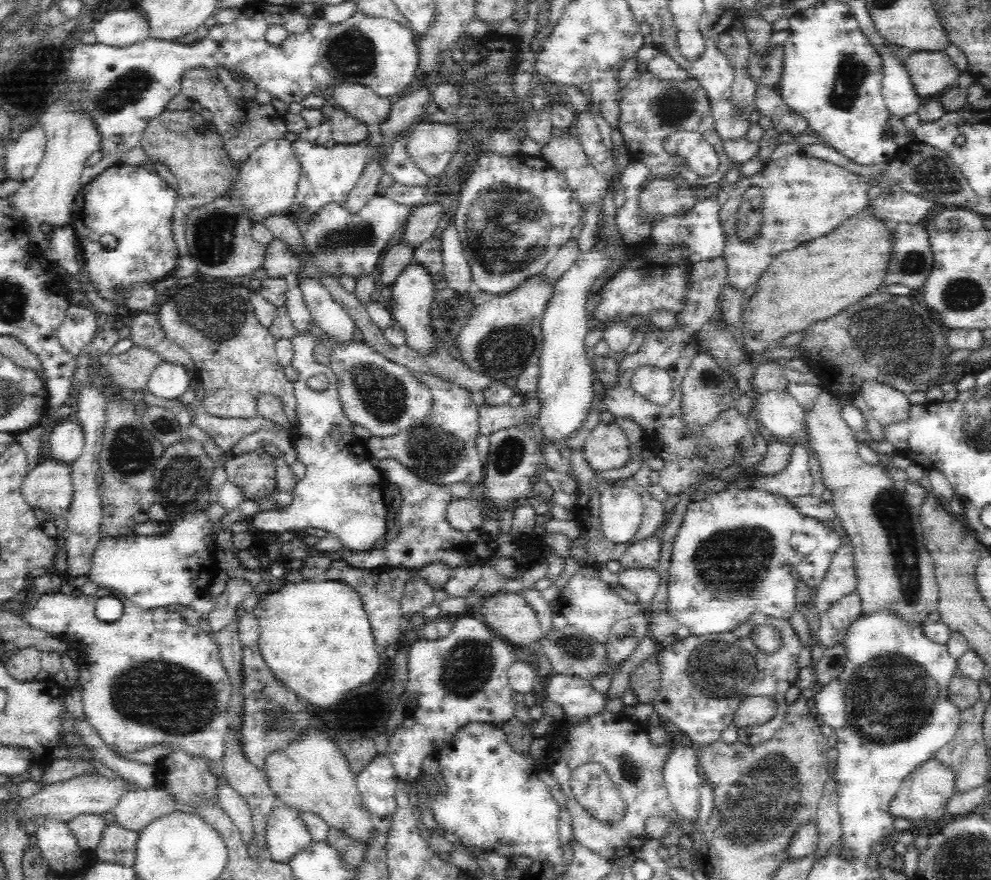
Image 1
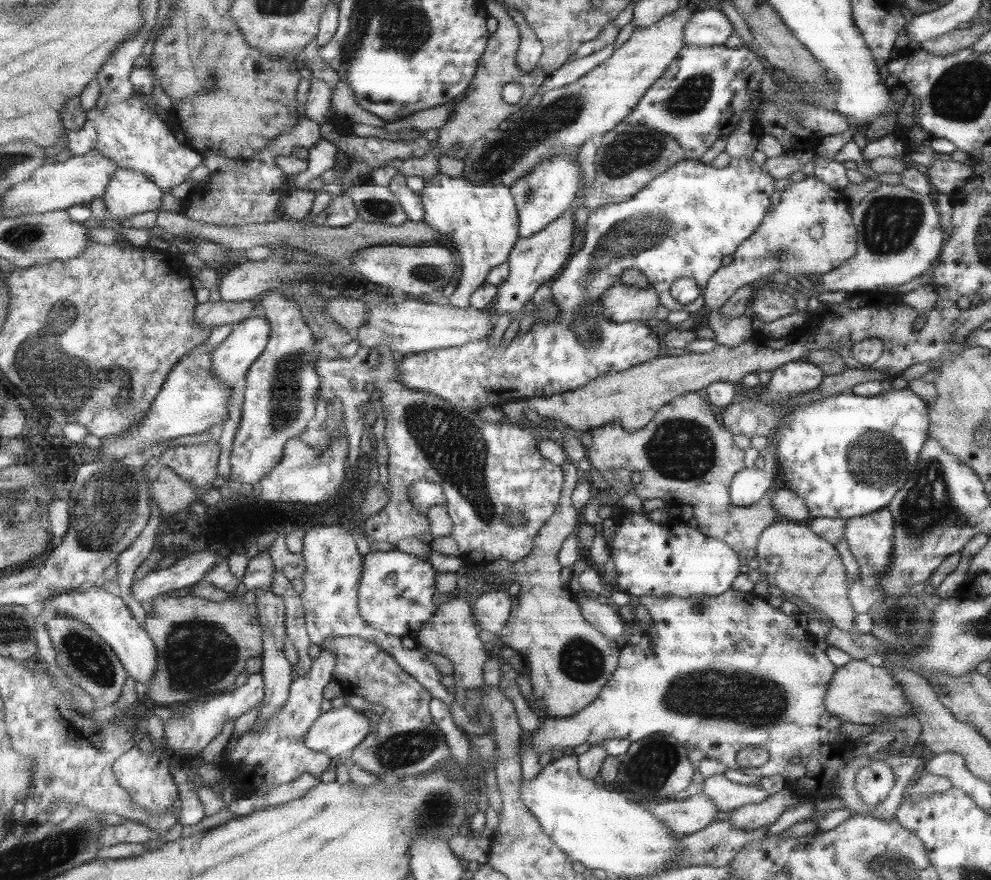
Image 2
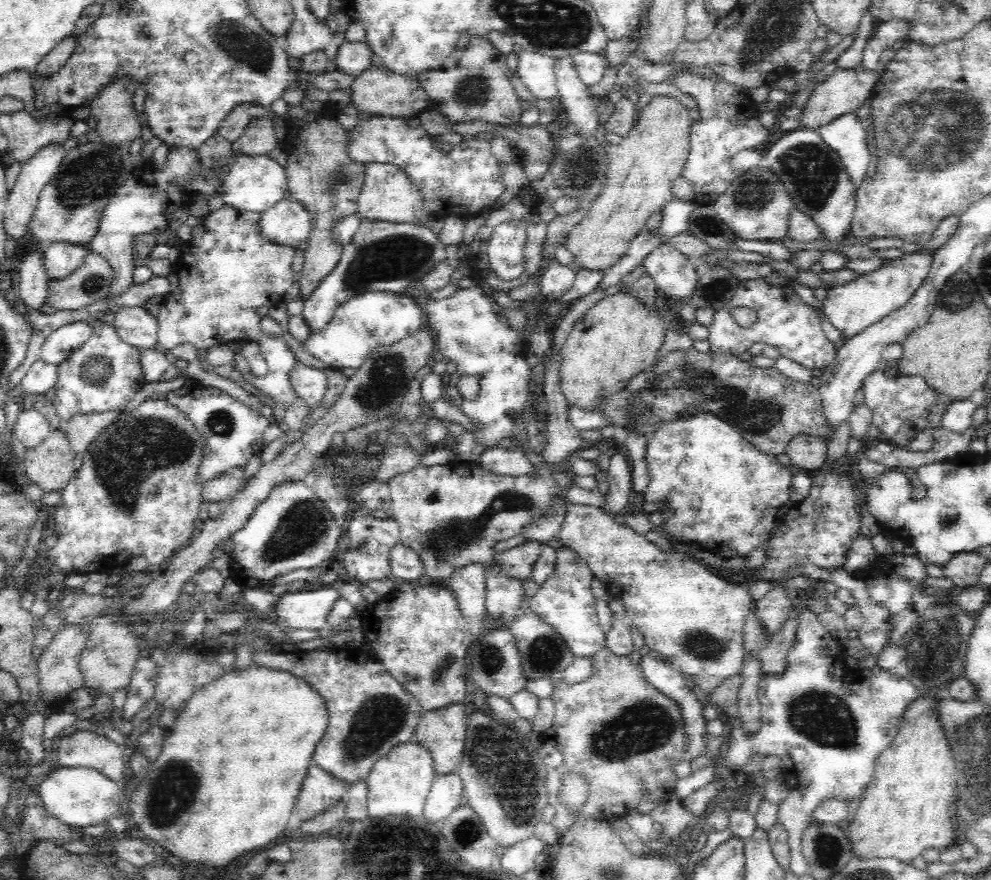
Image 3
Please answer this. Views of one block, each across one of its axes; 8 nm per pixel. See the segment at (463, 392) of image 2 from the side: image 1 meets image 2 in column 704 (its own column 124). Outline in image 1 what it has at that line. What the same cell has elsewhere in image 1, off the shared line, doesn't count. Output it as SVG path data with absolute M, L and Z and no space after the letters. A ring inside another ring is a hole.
M114 164L111 167L108 167L106 170L103 170L94 180L91 180L87 185L82 187L80 194L75 199L75 205L73 209L73 214L71 218L71 226L74 229L74 233L78 238L79 247L83 252L84 263L86 264L86 268L88 269L88 276L94 285L94 288L98 291L99 296L102 298L112 298L114 292L118 290L120 287L130 287L135 283L142 282L153 282L156 284L156 281L162 280L165 277L168 277L176 267L177 259L178 259L178 248L176 247L173 233L171 232L171 219L173 218L174 209L177 206L177 201L179 200L179 194L176 192L175 188L167 183L158 172L148 169L148 166L145 168L136 167L134 165L126 165L126 164ZM106 234L110 236L114 236L116 238L116 246L114 248L106 248L106 246L102 246L102 236L106 236Z

